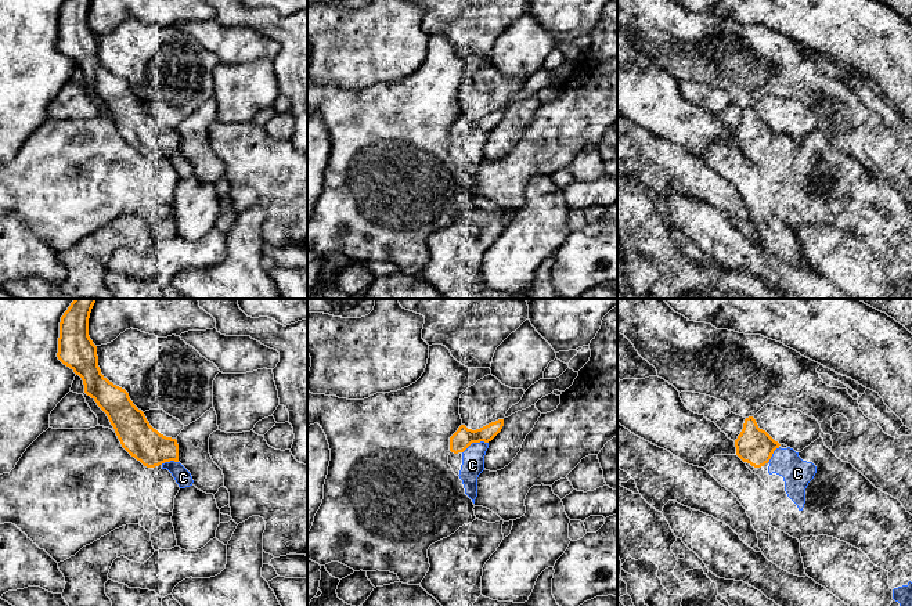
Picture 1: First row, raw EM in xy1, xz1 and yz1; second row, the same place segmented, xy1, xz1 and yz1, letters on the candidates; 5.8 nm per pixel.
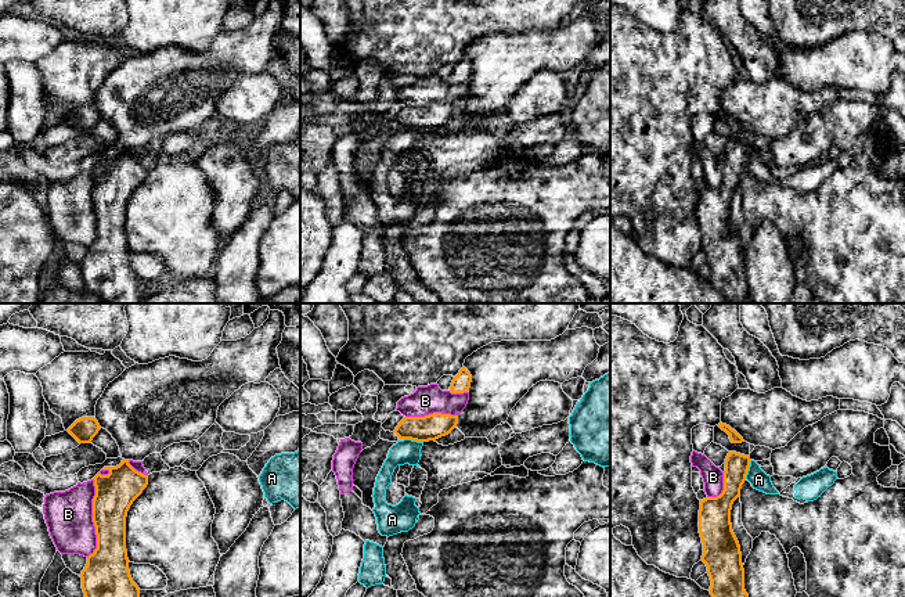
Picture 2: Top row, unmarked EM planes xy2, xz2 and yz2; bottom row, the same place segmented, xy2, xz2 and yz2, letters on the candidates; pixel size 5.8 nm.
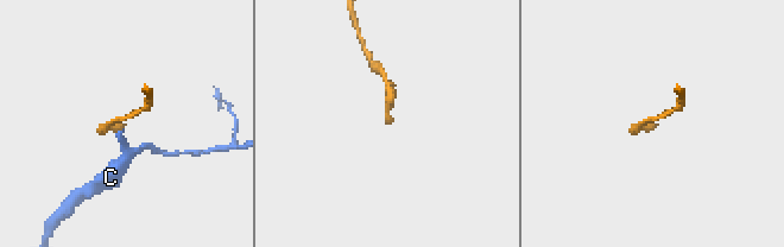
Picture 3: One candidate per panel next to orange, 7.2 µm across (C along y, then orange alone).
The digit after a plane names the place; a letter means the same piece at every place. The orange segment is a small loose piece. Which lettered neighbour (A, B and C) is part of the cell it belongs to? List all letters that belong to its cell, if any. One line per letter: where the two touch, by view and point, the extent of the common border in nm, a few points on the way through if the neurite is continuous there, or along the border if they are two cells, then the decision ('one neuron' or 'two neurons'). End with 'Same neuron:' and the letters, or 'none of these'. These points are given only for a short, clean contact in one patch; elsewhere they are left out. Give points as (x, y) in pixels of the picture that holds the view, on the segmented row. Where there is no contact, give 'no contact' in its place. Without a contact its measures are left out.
A: xz2 (414, 439) | 110 nm | along xz2 (404, 438), (422, 442) | two neurons
B: xy2 (93, 518) | 460 nm | two neurons
C: xz1 (475, 442) | 170 nm | one neuron
Same neuron: C

